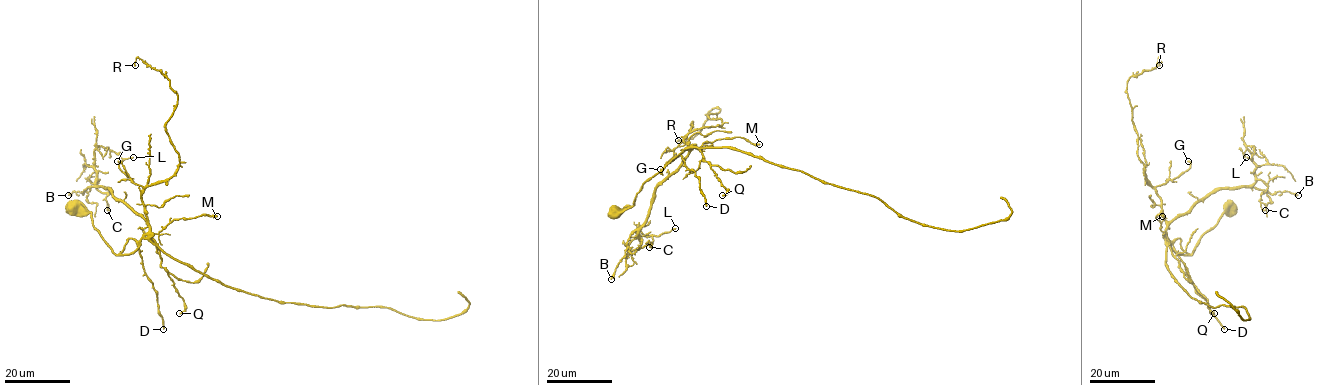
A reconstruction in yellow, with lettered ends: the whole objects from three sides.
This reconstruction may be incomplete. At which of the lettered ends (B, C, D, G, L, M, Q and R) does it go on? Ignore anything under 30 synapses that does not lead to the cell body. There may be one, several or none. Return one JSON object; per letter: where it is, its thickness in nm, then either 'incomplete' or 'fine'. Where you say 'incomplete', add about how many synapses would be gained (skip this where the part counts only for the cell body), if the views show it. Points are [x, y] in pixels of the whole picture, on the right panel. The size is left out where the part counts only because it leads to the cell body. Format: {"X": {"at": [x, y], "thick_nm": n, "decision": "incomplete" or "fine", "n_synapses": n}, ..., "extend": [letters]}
{"B": {"at": [1298, 195], "thick_nm": 90, "decision": "fine"}, "C": {"at": [1265, 210], "thick_nm": 100, "decision": "fine"}, "D": {"at": [1224, 329], "thick_nm": 150, "decision": "fine"}, "G": {"at": [1188, 161], "thick_nm": 200, "decision": "fine"}, "L": {"at": [1246, 157], "thick_nm": 130, "decision": "fine"}, "M": {"at": [1162, 216], "thick_nm": 340, "decision": "fine"}, "Q": {"at": [1214, 313], "thick_nm": 220, "decision": "fine"}, "R": {"at": [1159, 65], "thick_nm": 100, "decision": "fine"}, "extend": []}

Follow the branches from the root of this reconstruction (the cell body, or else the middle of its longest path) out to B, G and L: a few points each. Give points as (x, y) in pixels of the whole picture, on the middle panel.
B: (615, 213), (631, 207), (648, 180), (692, 148), (656, 189), (649, 215), (630, 235), (611, 279)
G: (615, 213), (631, 207), (648, 180), (692, 148), (683, 141), (685, 136), (660, 169)
L: (615, 213), (631, 207), (642, 185), (691, 147), (656, 189), (637, 237), (639, 228), (657, 236), (675, 228)

